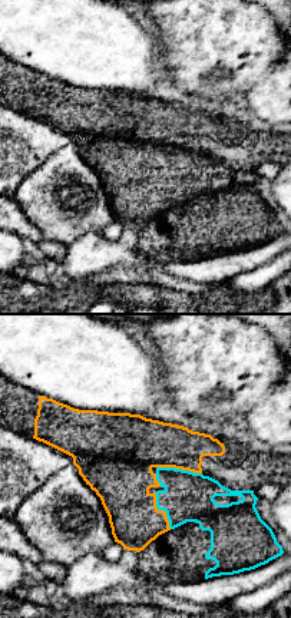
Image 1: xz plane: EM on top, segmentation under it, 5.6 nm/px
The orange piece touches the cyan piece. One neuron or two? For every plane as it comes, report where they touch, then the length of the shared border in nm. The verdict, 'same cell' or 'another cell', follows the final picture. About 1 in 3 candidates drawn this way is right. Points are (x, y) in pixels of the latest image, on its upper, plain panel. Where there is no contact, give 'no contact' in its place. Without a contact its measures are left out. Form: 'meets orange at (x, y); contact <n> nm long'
meets orange at (179, 146); contact 260 nm long

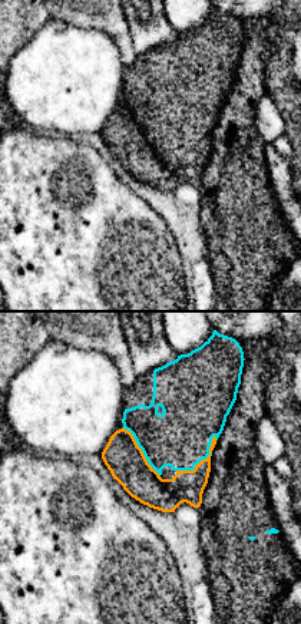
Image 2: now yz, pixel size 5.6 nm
meets orange at (202, 138); contact 300 nm long

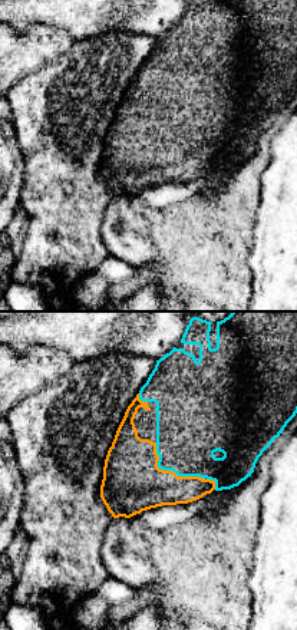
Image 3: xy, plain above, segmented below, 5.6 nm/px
meets orange at (168, 149); contact 340 nm long

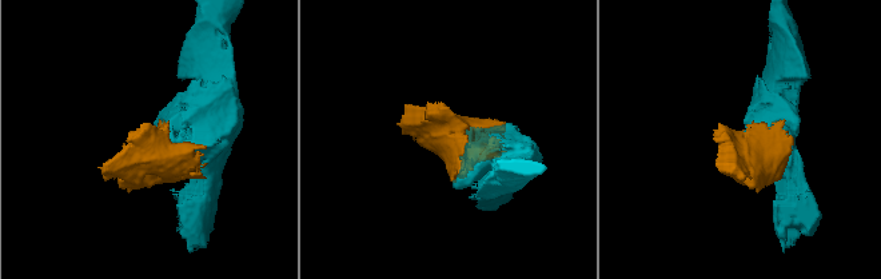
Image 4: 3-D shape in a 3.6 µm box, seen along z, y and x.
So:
another cell

